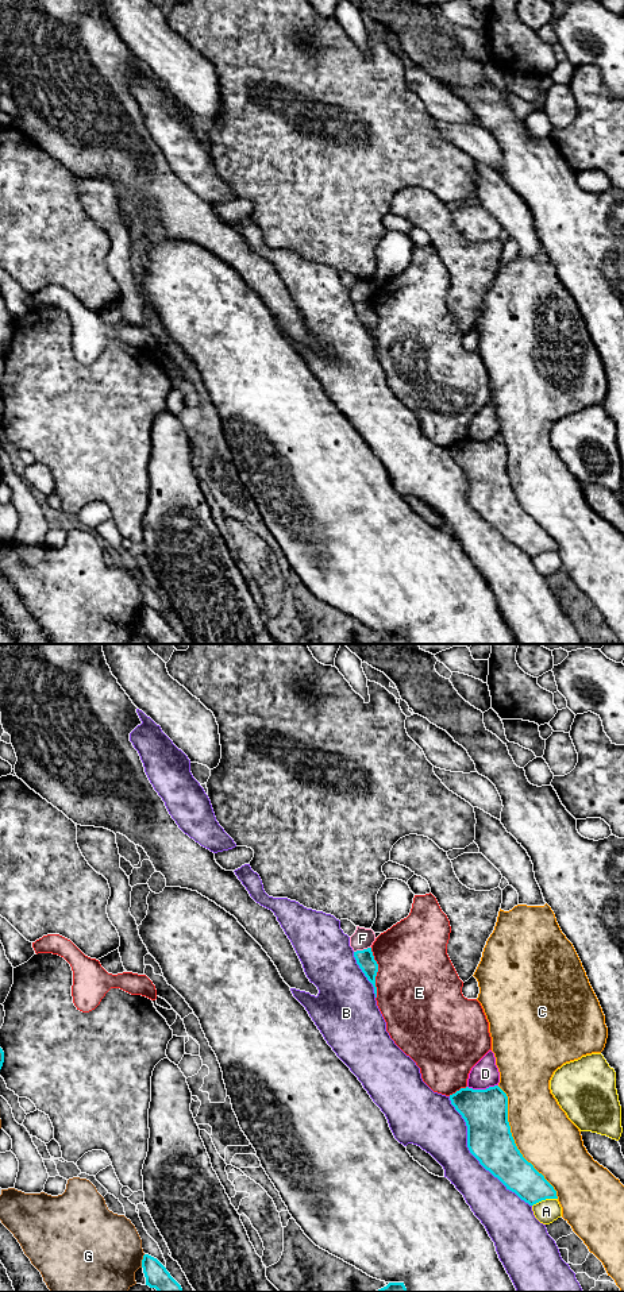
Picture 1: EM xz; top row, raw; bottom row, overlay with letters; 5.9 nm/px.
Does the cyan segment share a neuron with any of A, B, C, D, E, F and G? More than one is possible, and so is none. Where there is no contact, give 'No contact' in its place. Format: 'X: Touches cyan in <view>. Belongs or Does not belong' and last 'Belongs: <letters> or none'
A: Touches cyan in xz. Does not belong
B: Touches cyan in xz. Does not belong
C: Touches cyan in xz. Does not belong
D: Touches cyan in xz. Does not belong
E: Touches cyan in xz. Does not belong
F: Touches cyan in xz. Does not belong
G: Touches cyan in xz. Does not belong
Belongs: none

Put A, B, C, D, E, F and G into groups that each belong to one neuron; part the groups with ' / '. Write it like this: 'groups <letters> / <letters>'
groups A / B / C / D / E / F / G

